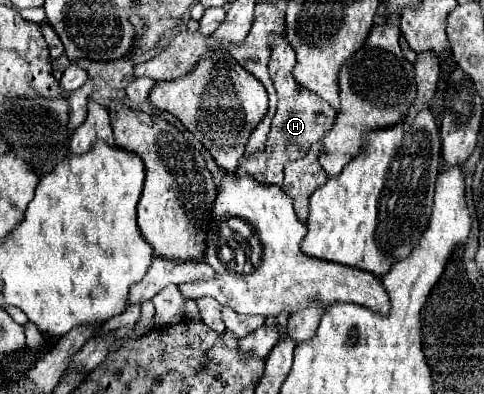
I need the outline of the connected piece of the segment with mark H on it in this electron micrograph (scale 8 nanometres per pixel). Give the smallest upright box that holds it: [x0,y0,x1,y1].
[238,37,336,185]

